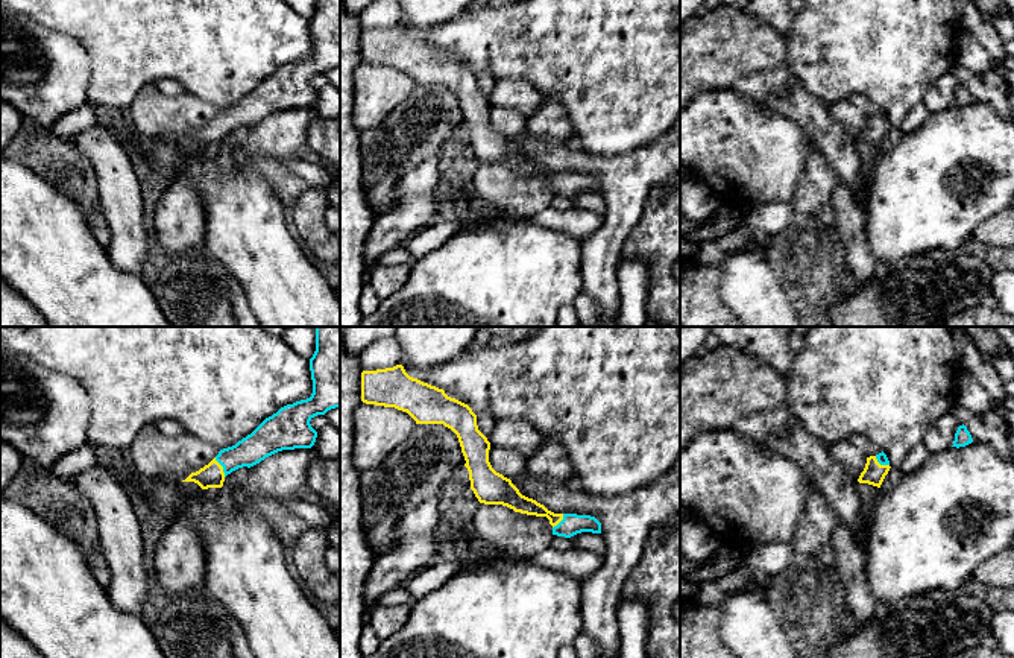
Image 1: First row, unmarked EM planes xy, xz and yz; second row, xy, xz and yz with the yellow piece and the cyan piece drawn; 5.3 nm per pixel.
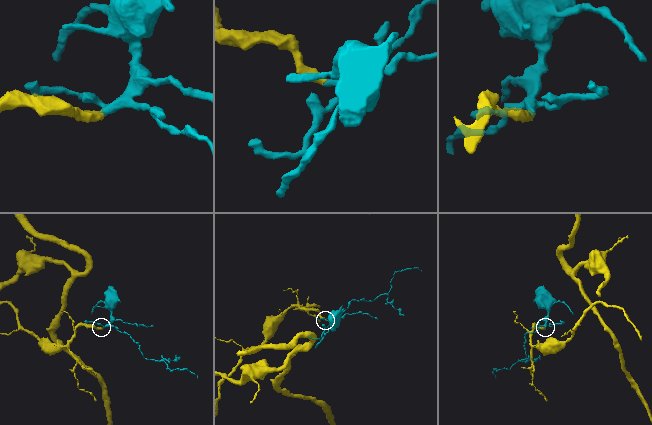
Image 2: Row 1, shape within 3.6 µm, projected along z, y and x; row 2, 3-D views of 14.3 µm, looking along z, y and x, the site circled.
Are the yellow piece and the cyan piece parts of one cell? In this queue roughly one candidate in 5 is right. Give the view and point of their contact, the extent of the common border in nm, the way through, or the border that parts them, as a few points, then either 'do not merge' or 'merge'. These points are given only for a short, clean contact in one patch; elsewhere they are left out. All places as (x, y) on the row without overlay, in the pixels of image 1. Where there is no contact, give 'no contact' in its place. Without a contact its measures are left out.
xy (222, 126) | 120 nm | across xy (211, 136), (222, 126), (261, 102) | merge

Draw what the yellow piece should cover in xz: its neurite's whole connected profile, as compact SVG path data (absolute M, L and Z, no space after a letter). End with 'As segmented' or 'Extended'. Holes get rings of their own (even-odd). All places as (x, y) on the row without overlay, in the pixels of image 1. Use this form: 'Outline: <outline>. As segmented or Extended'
Outline: M402 24L376 30L363 30L361 61L366 64L395 67L398 70L407 71L416 81L416 84L443 84L445 87L451 88L458 97L461 112L466 120L464 126L469 131L471 149L480 163L502 164L513 169L515 172L546 176L553 185L553 195L557 196L571 198L581 191L601 193L601 182L595 176L554 173L536 160L522 155L510 138L504 137L492 128L489 122L490 102L478 90L477 74L472 71L472 68L468 64L448 56L443 49L410 36Z. Extended

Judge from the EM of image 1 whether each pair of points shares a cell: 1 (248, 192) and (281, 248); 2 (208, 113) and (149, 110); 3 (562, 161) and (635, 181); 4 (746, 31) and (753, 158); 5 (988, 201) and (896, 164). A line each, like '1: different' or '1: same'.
1: same
2: same
3: same
4: different
5: same

